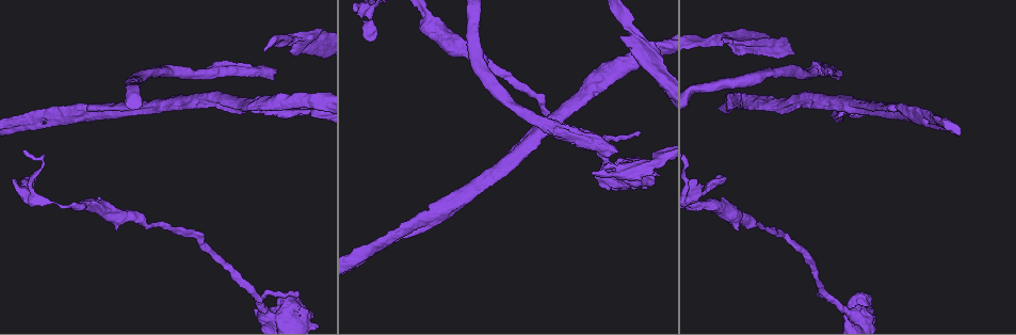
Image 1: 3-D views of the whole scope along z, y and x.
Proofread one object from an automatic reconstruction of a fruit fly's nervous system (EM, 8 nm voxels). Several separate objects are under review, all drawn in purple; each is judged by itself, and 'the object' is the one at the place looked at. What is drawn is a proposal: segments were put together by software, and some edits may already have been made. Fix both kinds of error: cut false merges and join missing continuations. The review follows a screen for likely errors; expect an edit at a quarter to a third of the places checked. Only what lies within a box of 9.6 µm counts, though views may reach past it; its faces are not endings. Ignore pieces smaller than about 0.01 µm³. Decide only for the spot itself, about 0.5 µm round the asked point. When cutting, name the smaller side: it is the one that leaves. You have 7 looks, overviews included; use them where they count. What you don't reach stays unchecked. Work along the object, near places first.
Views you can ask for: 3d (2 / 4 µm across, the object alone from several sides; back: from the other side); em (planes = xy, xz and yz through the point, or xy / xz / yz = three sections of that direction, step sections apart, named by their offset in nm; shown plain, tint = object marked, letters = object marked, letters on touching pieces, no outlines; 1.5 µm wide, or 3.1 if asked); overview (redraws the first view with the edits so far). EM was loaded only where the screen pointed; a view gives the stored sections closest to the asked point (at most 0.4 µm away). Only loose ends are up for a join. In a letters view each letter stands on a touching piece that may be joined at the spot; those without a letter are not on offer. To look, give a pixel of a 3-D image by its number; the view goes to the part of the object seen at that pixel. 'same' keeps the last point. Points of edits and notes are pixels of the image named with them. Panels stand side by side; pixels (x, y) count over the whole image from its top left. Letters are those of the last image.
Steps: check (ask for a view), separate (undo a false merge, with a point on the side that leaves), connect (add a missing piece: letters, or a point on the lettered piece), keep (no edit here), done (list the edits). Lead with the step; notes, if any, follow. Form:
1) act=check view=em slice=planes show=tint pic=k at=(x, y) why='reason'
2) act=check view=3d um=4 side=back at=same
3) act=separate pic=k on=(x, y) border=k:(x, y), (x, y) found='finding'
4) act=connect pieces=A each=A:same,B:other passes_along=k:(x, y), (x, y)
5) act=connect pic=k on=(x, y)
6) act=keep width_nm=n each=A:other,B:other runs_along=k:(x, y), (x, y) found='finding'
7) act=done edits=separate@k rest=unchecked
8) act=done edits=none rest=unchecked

act=check view=3d um=4 pic=1 at=(296, 292) why='tapers out'

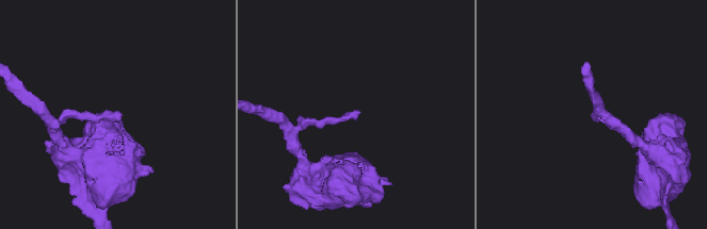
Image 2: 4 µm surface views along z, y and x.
act=check view=em slice=planes show=tint pic=2 at=(592, 112) why='shape alone is not enough'

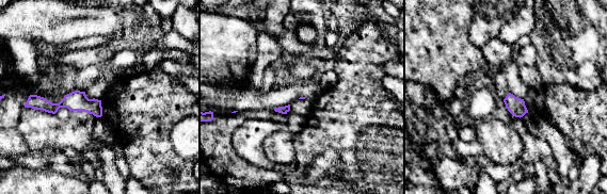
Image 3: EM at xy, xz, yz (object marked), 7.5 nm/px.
act=check view=em slice=planes show=letters at=same why='see the neighbours'

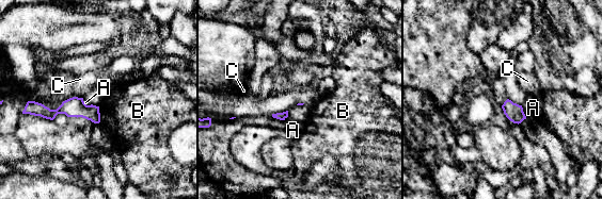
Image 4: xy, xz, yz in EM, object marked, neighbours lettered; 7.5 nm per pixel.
act=keep each=A:other,B:other,C:other runs_along=4:(33, 110), (82, 110), (97, 119) found='none of them fits'

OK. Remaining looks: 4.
act=check view=3d um=2 pic=1 at=(617, 152) why='long arm stops here'

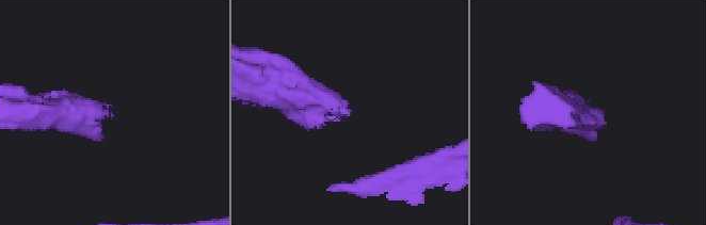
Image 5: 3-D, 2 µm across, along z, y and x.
act=check view=em slice=xz step=4 show=tint pic=5 at=(585, 109) why='now the EM'

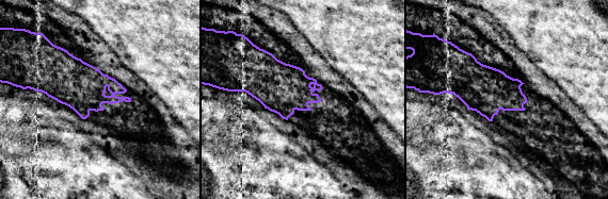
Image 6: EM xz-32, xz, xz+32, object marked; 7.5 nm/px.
act=check view=em slice=xz step=4 show=letters at=same why='what lies round it'

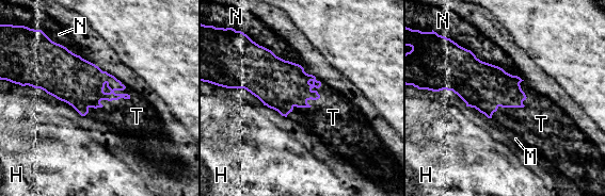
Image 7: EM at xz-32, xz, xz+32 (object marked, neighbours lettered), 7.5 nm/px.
act=connect pieces=T width_nm=280 each=H:other,M:other,N:other,T:same passes_along=7:(85, 87), (116, 99), (137, 116) found='it goes on there'

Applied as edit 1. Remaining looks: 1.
act=check view=em slice=planes show=letters pic=1 at=(427, 10) why='thick turns thin'

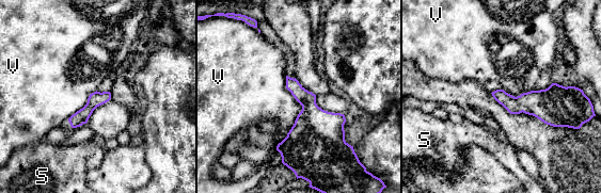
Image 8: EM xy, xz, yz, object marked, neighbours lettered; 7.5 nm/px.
act=keep each=S:other,V:other border=8:(286, 76), (301, 111), (278, 144) found='one neuron here'

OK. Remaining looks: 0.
act=done edits=connect@7 rest=unchecked

